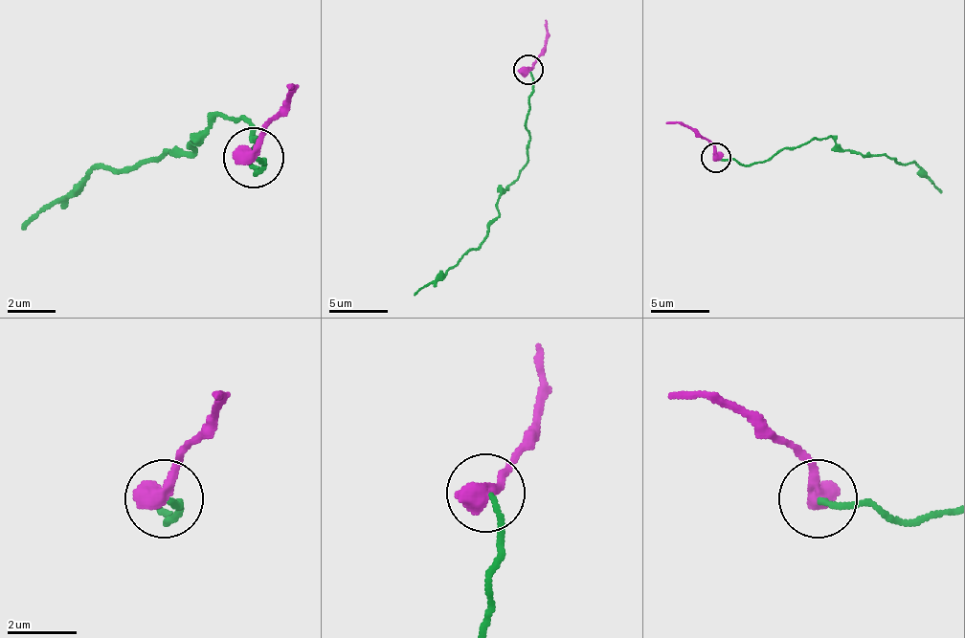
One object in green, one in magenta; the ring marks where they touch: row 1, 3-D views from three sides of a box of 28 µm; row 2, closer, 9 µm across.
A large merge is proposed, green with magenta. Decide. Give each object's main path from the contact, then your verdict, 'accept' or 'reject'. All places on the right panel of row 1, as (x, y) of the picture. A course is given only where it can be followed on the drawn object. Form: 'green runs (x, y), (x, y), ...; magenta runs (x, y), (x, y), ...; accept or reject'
green runs (717, 158), (758, 164), (770, 161), (781, 149), (826, 138), (846, 149), (914, 164), (941, 193); magenta runs (717, 158), (714, 146), (690, 128), (666, 122); accept

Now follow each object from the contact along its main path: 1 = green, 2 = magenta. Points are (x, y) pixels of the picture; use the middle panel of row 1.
1: (530, 71), (527, 123), (530, 135), (518, 180), (498, 200), (495, 221), (482, 241), (415, 295)
2: (527, 71), (545, 44), (545, 20)

